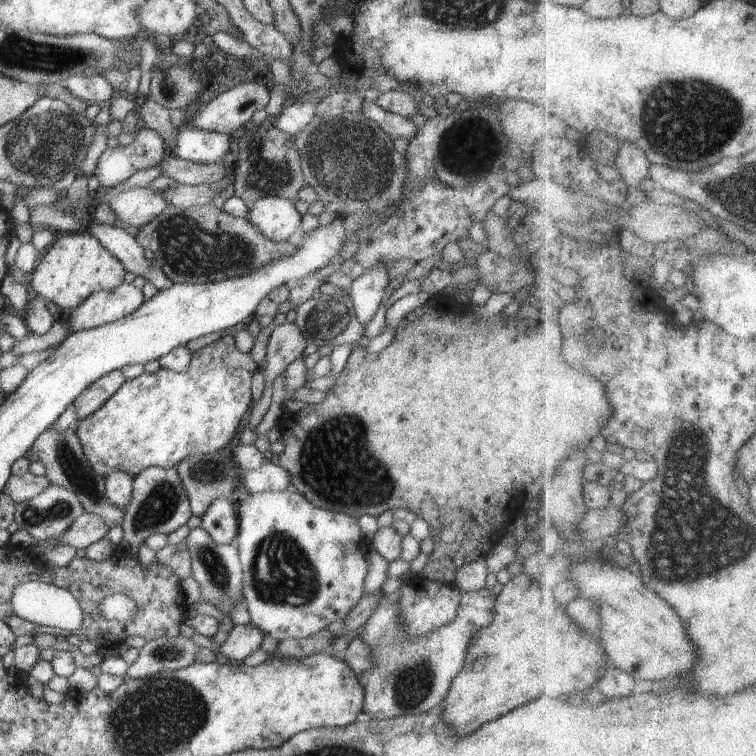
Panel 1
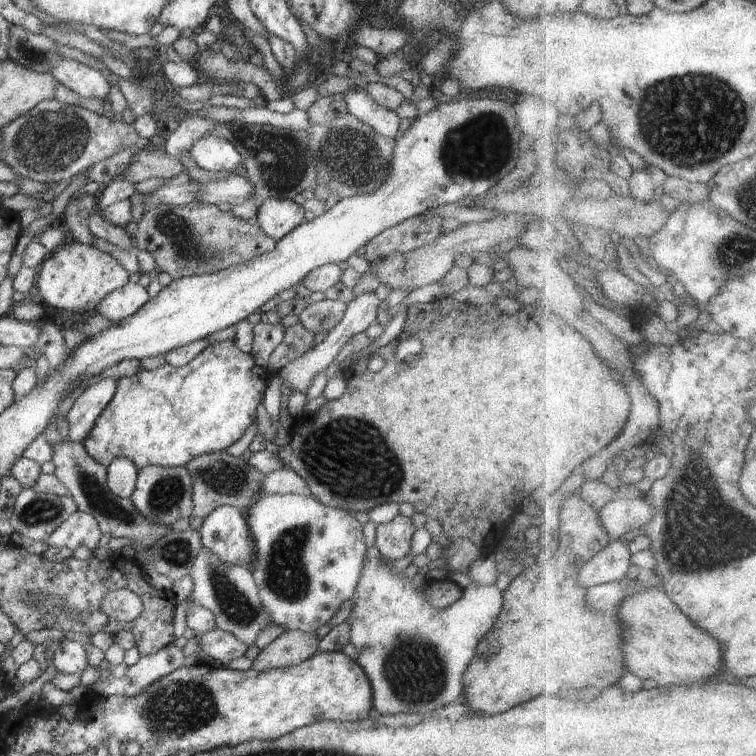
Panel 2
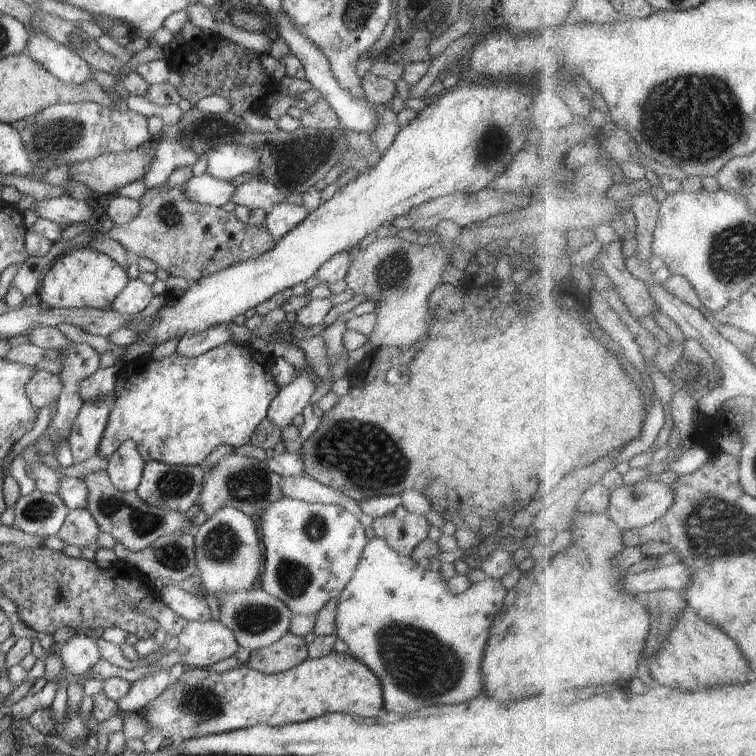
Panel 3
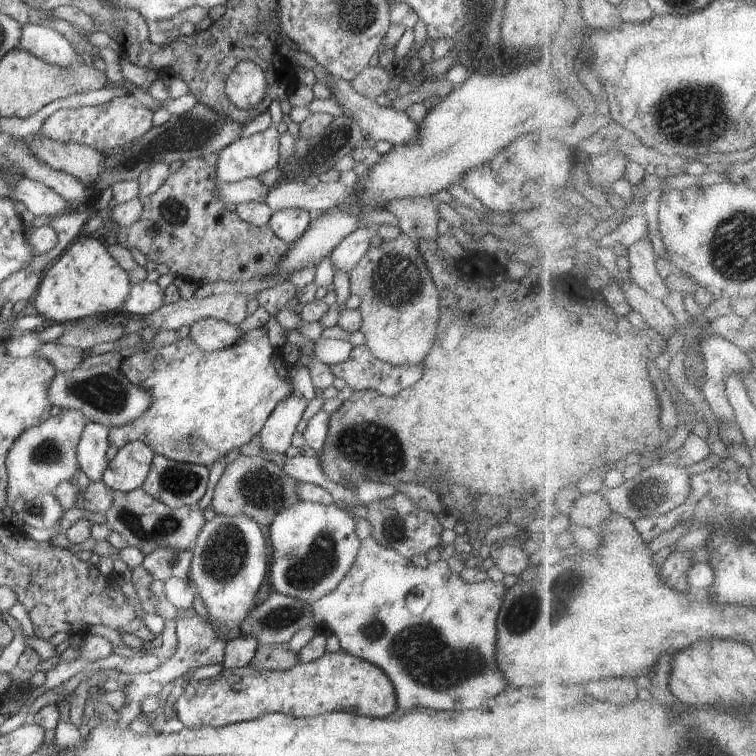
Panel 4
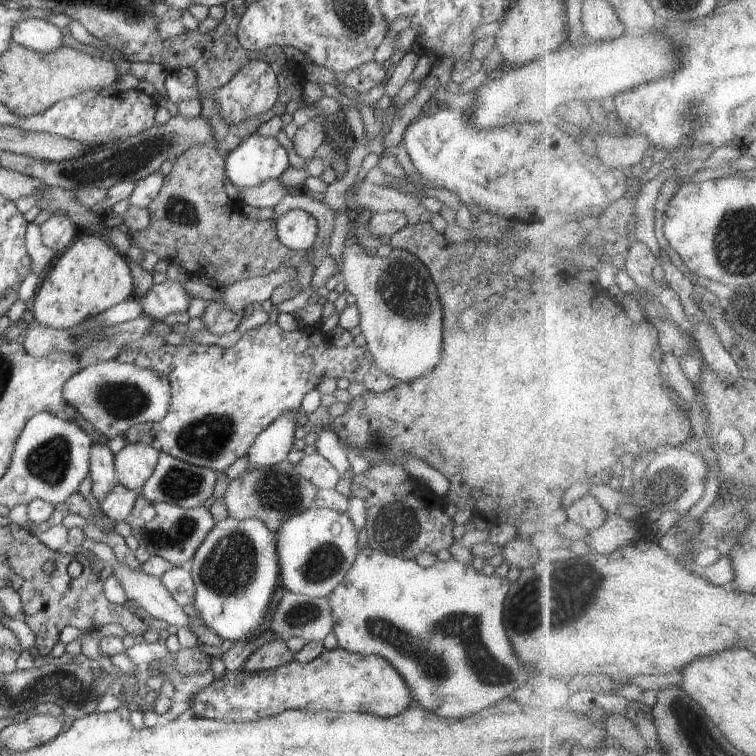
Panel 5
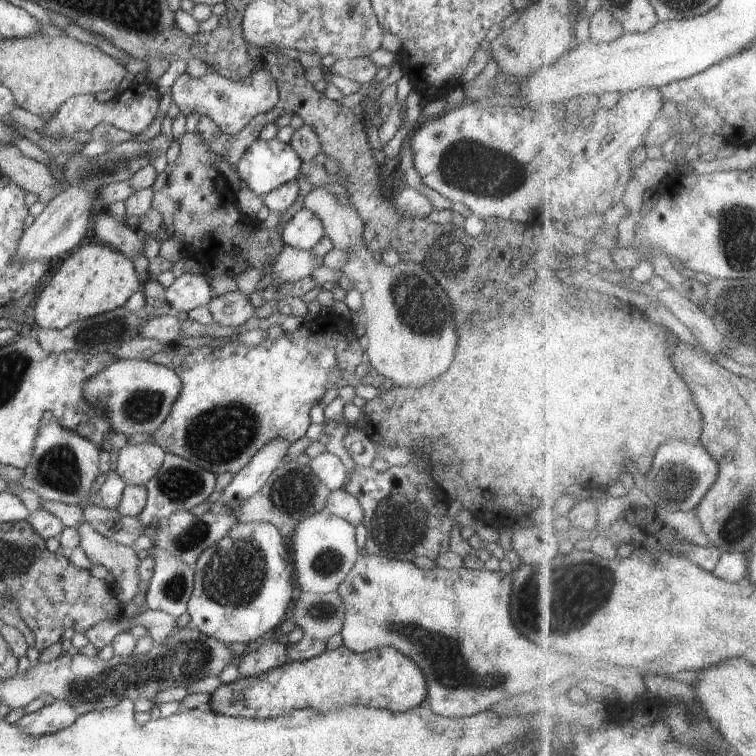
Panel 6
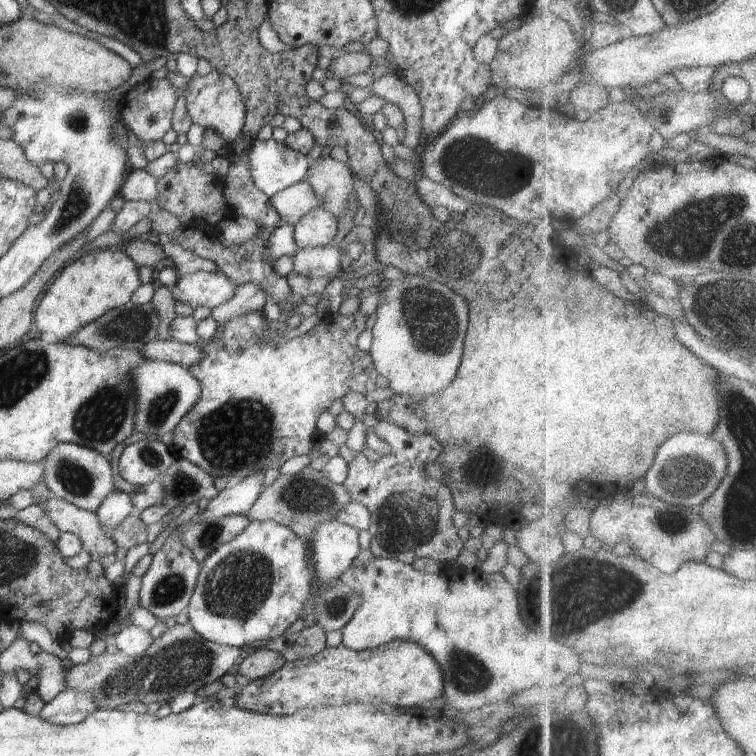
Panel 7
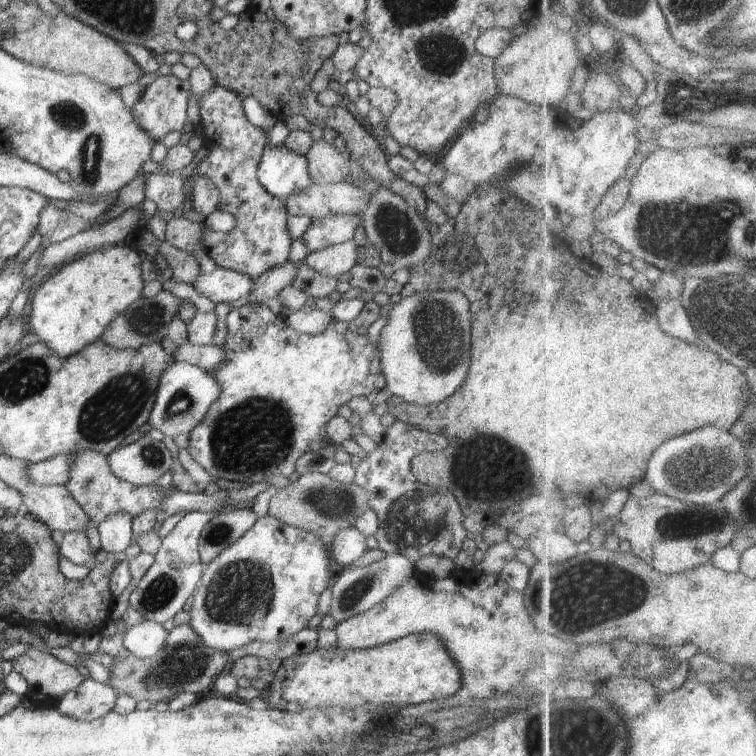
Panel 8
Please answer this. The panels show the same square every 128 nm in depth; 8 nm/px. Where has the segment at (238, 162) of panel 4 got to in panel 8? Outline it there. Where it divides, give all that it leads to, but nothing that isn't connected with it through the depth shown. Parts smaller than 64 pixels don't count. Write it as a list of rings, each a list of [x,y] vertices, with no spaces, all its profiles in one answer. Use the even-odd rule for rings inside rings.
[[[267,144],[257,178],[272,196],[282,201],[292,194],[300,194],[312,184],[305,156],[288,150],[285,145],[274,147]]]

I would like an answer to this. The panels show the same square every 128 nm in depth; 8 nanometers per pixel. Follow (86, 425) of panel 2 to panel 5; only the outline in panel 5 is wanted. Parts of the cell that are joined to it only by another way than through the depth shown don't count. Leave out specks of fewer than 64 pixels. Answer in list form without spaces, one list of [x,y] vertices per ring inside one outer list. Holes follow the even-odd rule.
[[[108,438],[107,444],[105,440],[98,440],[97,442],[92,442],[89,457],[90,457],[90,466],[88,471],[88,476],[92,478],[92,488],[91,488],[91,496],[94,496],[100,502],[102,498],[106,497],[108,492],[111,491],[111,488],[118,484],[116,473],[115,473],[115,454],[110,451],[108,448]]]

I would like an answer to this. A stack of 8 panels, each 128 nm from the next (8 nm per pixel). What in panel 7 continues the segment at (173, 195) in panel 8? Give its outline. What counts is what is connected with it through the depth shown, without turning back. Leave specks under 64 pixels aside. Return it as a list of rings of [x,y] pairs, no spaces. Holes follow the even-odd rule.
[[[132,168],[118,193],[125,201],[155,202],[159,193],[157,180],[158,176],[153,172],[149,173],[144,169]]]

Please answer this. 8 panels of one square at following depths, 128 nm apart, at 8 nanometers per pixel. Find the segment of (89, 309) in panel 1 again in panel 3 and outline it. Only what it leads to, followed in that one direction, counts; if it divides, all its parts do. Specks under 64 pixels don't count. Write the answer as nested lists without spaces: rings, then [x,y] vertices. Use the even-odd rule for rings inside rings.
[[[130,278],[122,292],[115,296],[110,305],[110,310],[116,311],[120,315],[131,316],[144,310],[150,304],[153,296],[155,294],[150,285],[138,278]]]

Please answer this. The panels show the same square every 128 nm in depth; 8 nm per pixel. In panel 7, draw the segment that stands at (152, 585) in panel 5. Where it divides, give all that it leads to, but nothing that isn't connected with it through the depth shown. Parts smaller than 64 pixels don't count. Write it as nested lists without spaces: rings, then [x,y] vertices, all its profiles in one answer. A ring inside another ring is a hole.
[[[54,496],[40,505],[61,532],[72,533],[81,540],[83,550],[94,560],[99,561],[101,556],[110,556],[118,550],[117,544],[104,532],[95,512],[78,508]]]

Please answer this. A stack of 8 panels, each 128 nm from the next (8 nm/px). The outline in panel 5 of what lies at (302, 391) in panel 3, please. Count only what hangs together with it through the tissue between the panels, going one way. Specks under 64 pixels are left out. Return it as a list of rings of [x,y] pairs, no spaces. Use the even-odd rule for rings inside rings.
[[[300,410],[280,414],[272,424],[256,435],[247,452],[249,469],[268,468],[287,460],[286,456],[292,450],[296,437],[295,431],[298,431],[296,420],[299,412]]]

